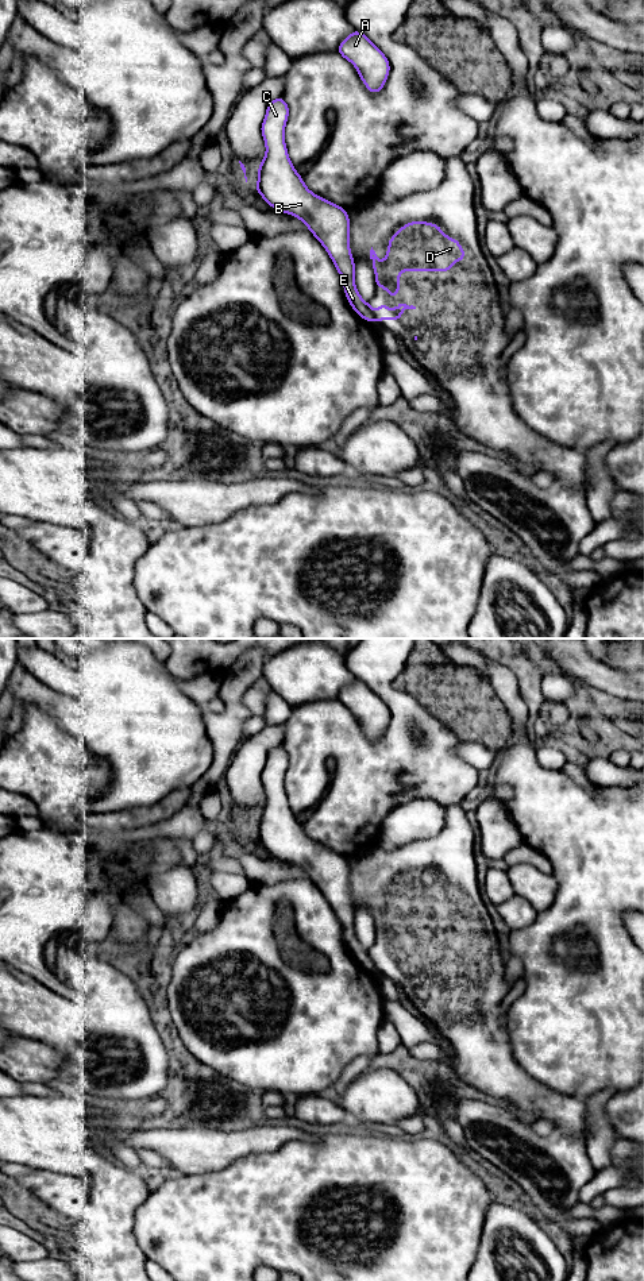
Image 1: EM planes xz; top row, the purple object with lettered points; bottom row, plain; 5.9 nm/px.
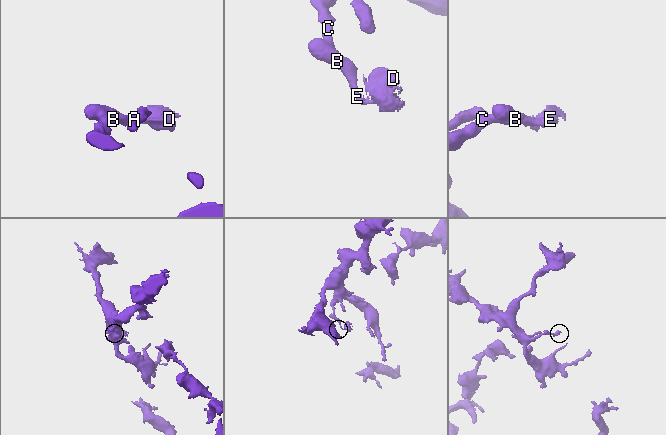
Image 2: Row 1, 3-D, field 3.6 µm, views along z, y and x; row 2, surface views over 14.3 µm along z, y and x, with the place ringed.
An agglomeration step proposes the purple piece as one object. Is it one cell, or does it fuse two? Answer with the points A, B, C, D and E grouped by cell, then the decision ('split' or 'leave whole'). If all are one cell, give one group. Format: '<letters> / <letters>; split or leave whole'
A B C E / D; split

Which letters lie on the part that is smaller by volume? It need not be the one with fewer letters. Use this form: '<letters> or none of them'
D

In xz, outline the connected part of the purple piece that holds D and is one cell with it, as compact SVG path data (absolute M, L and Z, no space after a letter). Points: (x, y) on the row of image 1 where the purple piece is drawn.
M410 221L389 239L383 262L370 250L375 286L397 298L401 271L450 271L454 262L466 258L459 240L447 236L437 224Z

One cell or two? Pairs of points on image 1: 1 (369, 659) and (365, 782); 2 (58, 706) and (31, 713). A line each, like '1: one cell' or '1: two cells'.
1: one cell
2: two cells

